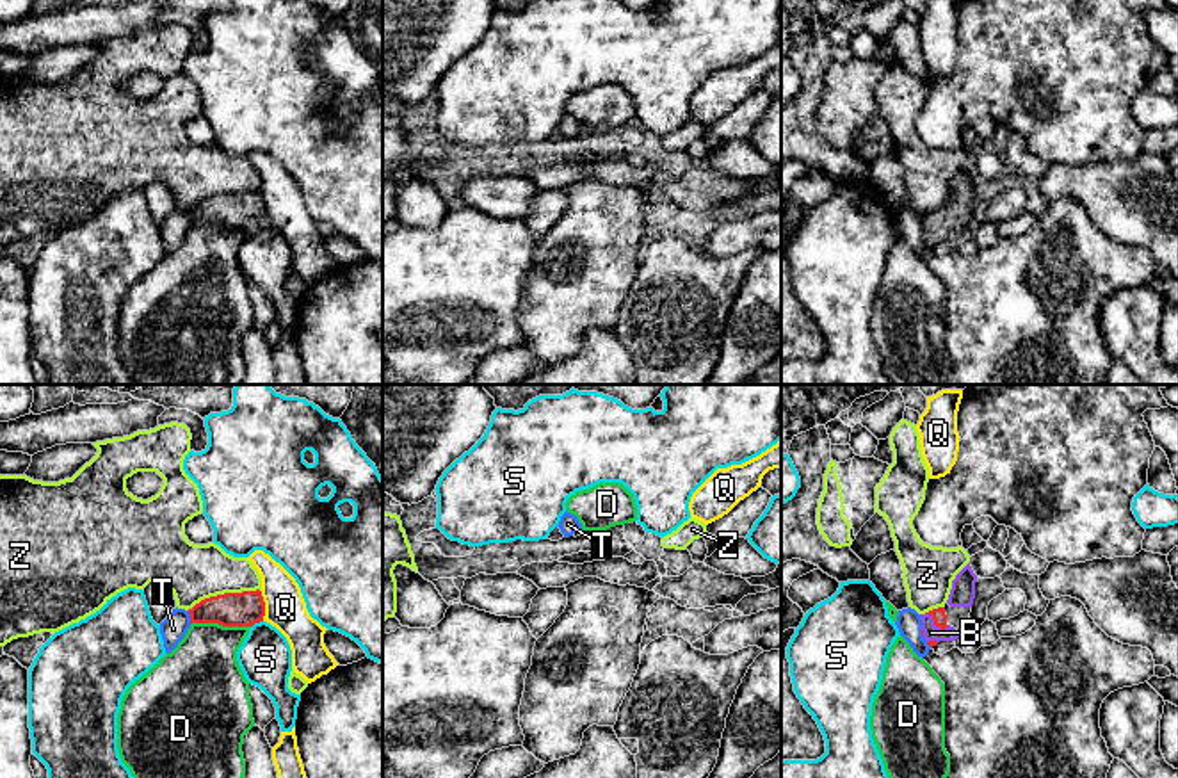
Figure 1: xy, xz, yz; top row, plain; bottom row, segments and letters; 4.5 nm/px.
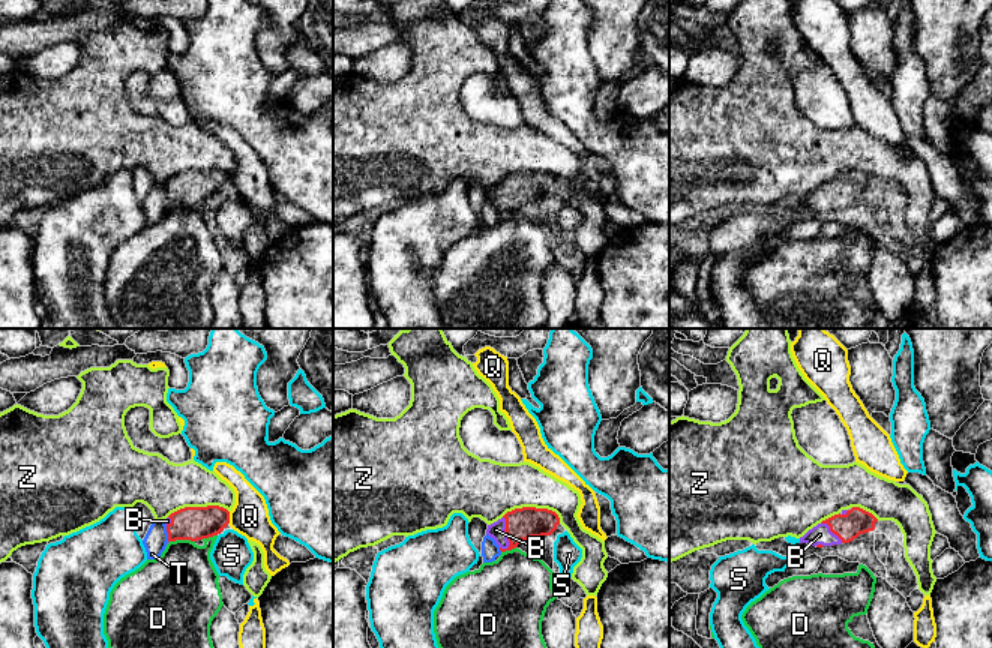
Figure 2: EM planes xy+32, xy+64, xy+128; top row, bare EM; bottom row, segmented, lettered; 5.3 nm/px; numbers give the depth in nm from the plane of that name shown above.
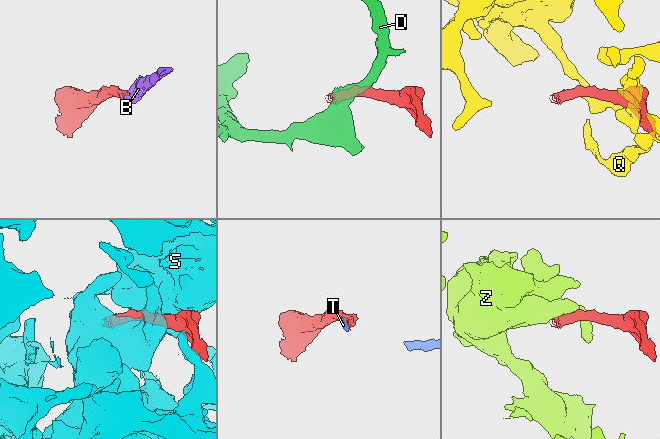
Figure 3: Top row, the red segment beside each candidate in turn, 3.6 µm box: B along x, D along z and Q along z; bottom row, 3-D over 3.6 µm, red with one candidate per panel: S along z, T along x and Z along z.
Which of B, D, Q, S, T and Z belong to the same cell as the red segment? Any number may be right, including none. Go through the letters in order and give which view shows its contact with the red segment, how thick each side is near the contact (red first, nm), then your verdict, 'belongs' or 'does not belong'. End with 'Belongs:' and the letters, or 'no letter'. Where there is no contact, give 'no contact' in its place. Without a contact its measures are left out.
B: contact in yz; calibres 70 and 80 nm; belongs
D: contact in xy; calibres 160 and 340 nm; does not belong
Q: contact in xy; calibres 160 and 190 nm; does not belong
S: contact in xy; calibres 160 and 240 nm; does not belong
T: contact in xy; calibres 160 and 120 nm; does not belong
Z: contact in xy; calibres 160 and 260 nm; does not belong
Belongs: B

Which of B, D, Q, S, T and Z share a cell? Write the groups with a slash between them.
B / D / Q / S / T / Z

